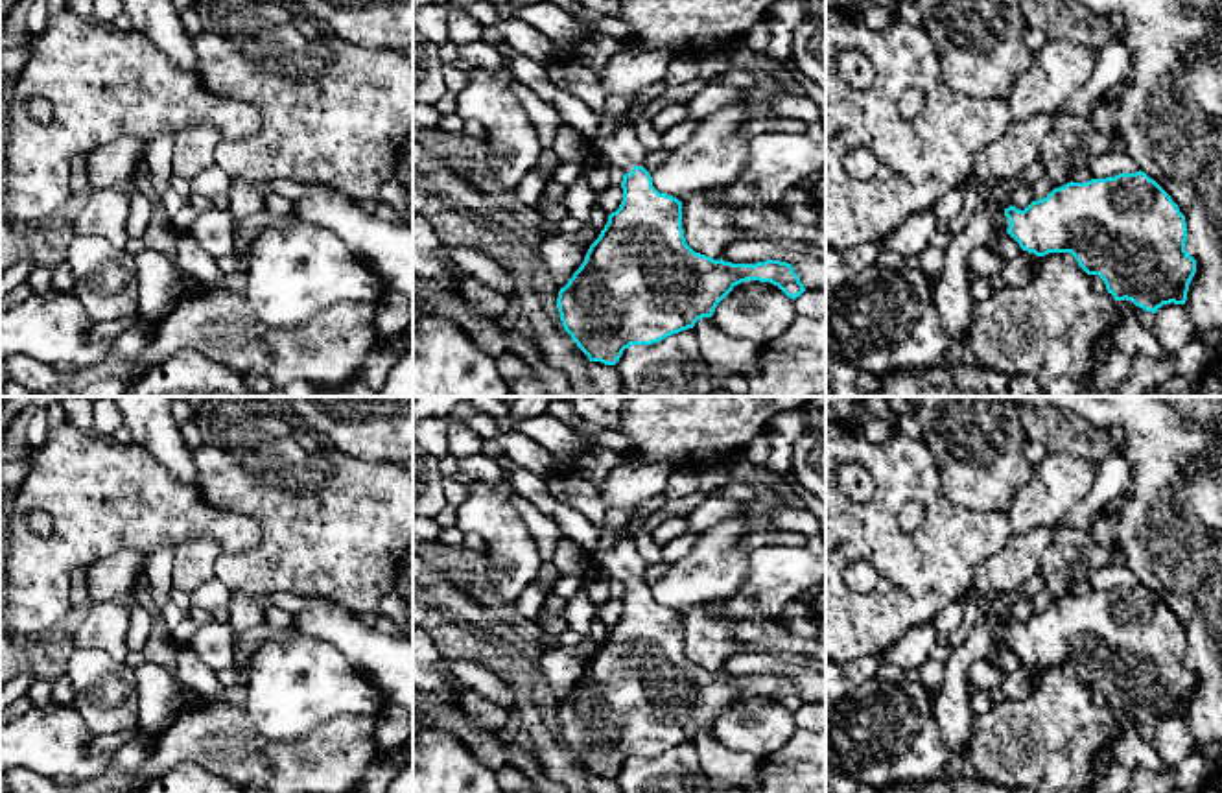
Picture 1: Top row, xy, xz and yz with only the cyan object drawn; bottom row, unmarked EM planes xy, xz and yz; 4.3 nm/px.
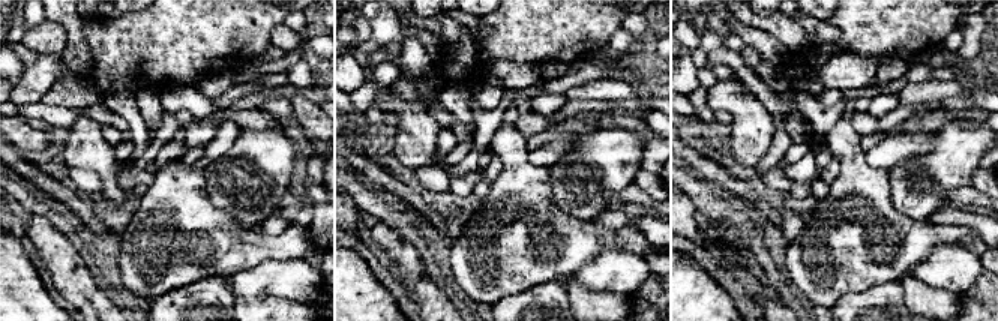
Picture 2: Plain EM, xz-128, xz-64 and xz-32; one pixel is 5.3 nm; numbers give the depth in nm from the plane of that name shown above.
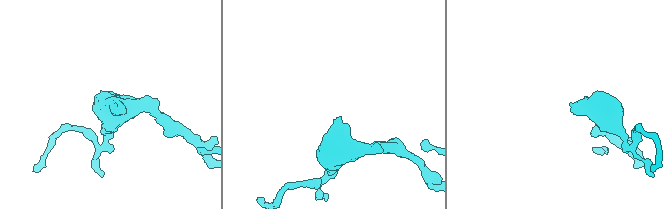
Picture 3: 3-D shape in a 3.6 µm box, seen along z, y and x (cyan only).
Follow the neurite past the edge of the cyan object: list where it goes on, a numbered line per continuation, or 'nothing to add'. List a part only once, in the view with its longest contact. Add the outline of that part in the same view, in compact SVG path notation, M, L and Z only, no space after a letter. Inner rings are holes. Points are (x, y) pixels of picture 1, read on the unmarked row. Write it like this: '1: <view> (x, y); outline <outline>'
1: xz (623, 563); outline M617 529L617 542L603 553L603 566L608 572L610 583L630 586L634 579L643 579L647 562L636 551L634 540L627 529Z

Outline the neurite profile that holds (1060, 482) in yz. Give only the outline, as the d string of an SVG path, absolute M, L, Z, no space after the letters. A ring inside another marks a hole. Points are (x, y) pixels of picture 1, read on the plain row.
M1049 452L1032 467L1030 479L1016 492L1006 511L1012 535L1036 527L1058 527L1060 518L1084 502L1097 479L1095 461Z

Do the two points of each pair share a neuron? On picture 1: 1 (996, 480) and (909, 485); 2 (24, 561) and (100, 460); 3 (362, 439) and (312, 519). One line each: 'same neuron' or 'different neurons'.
1: different neurons
2: same neuron
3: different neurons

